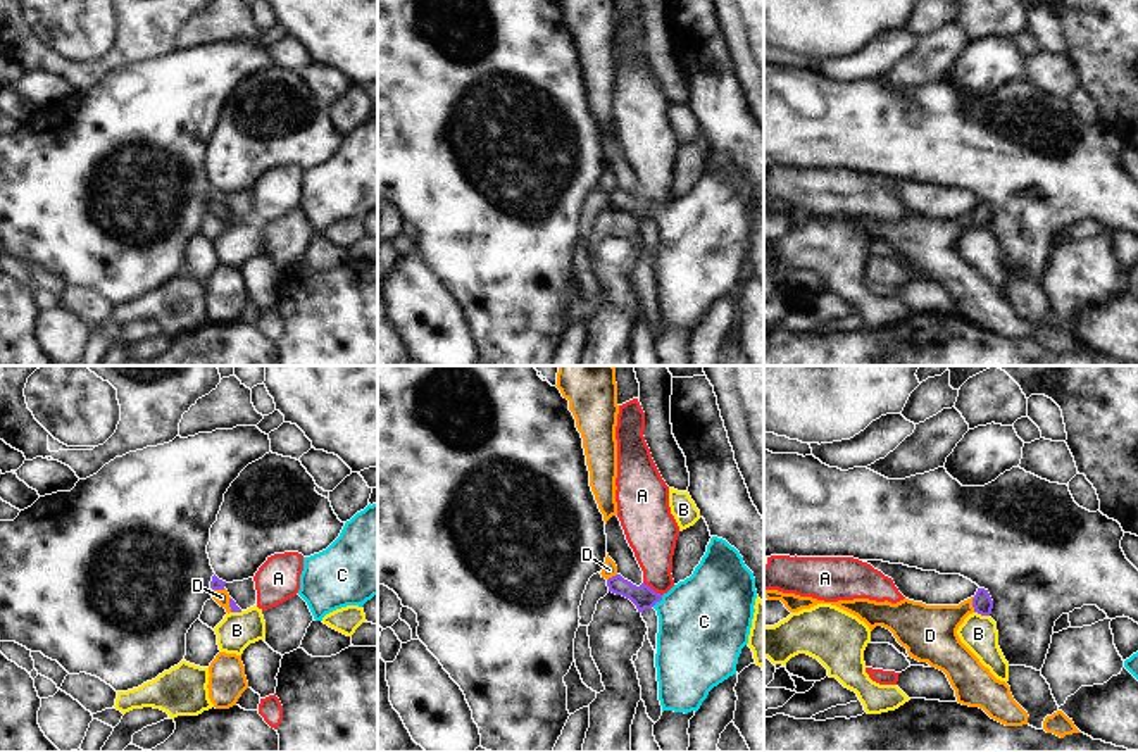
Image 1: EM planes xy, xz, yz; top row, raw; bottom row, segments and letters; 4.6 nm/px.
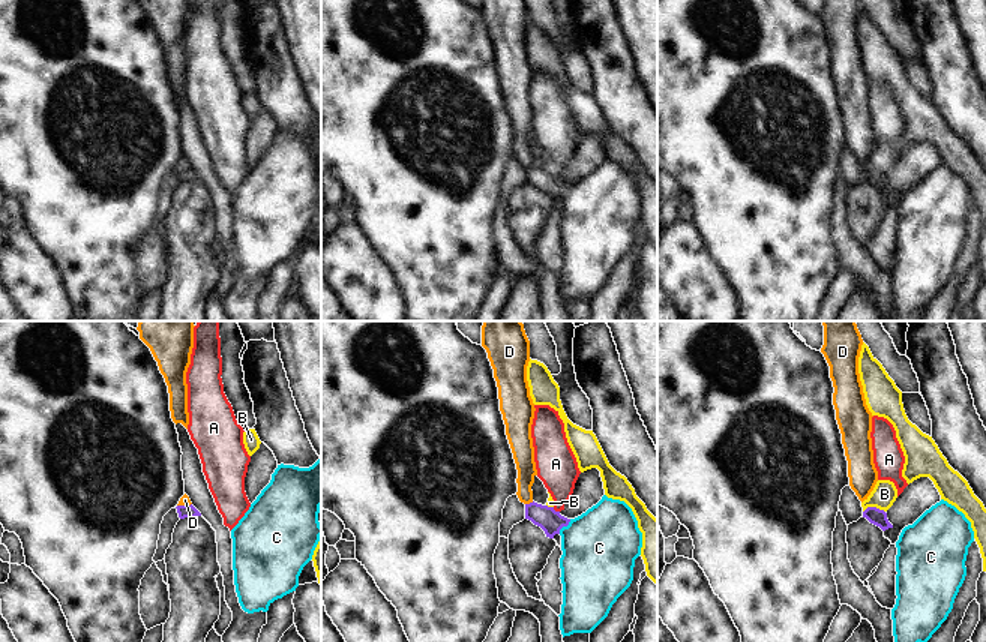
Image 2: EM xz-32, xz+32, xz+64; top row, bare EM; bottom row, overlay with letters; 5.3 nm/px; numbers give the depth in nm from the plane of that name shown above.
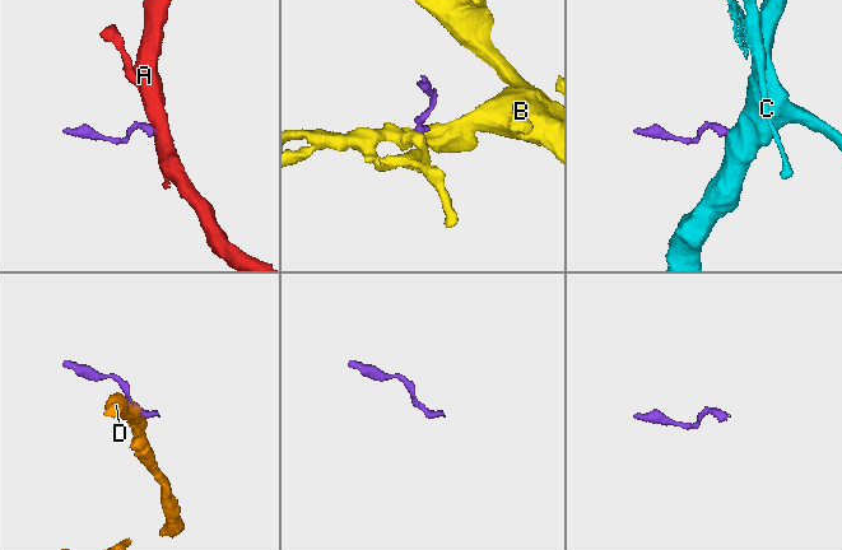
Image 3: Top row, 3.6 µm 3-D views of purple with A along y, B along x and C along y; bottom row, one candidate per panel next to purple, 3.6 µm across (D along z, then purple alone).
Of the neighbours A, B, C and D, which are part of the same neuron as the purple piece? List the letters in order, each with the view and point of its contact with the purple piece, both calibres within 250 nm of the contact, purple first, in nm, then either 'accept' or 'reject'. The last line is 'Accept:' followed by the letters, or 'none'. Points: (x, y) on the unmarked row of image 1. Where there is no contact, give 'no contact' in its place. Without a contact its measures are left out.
A: meets purple in xz at (650, 202); 110 nm thick on the purple side, 220 nm on the other; reject
B: meets purple in yz at (981, 228); 90 nm thick on the purple side, 170 nm on the other; reject
C: meets purple in xz at (657, 214); 110 nm thick on the purple side, 420 nm on the other; accept
D: meets purple in yz at (973, 218); 90 nm thick on the purple side, 260 nm on the other; reject
Accept: C

